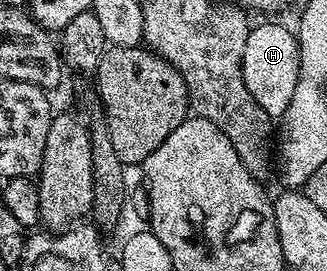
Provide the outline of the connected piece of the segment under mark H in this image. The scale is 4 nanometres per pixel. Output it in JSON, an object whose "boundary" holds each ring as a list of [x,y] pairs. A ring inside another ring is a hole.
{"boundary":[[[267,21],[250,28],[243,53],[244,84],[270,118],[279,119],[287,111],[297,85],[299,65],[299,42],[291,27]]]}

